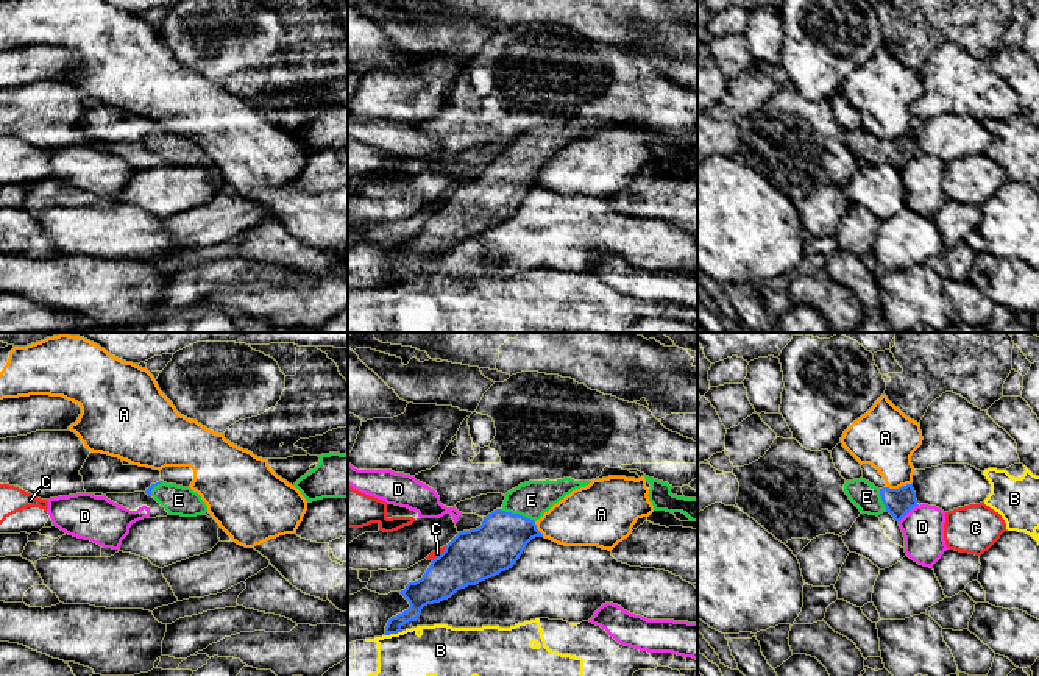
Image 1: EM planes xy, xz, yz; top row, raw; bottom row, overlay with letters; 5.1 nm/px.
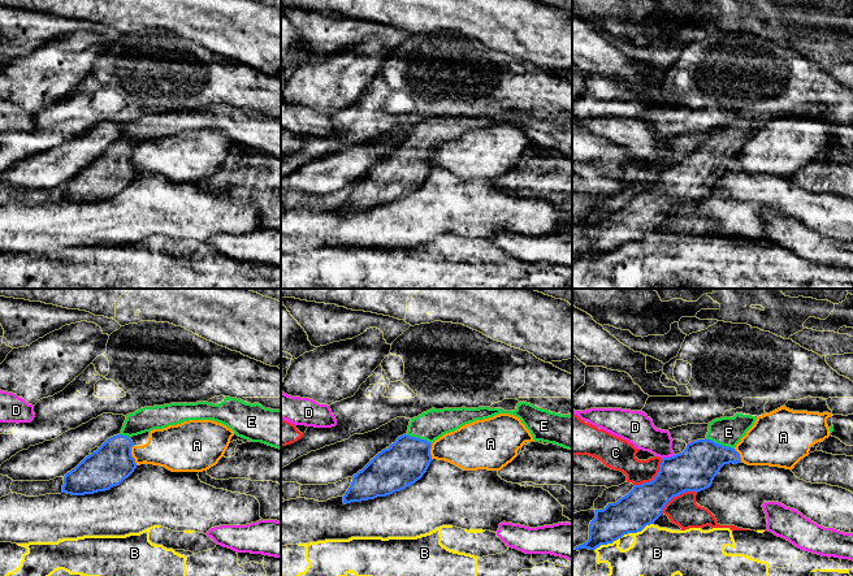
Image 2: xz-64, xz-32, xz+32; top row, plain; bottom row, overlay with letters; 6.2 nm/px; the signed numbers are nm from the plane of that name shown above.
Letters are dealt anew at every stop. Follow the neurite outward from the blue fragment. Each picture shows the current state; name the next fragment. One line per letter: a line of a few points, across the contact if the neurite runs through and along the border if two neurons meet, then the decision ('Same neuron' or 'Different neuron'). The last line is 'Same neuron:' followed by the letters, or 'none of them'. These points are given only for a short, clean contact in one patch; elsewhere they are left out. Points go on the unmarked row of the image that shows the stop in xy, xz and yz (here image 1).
A: Line: yz (910, 133), (900, 138), (886, 138). Different neuron
B: Different neuron
C: Different neuron
D: Line: yz (918, 155), (899, 172). Different neuron
E: Line: xz (493, 197), (515, 174), (518, 164), (531, 150). Same neuron
Same neuron: E

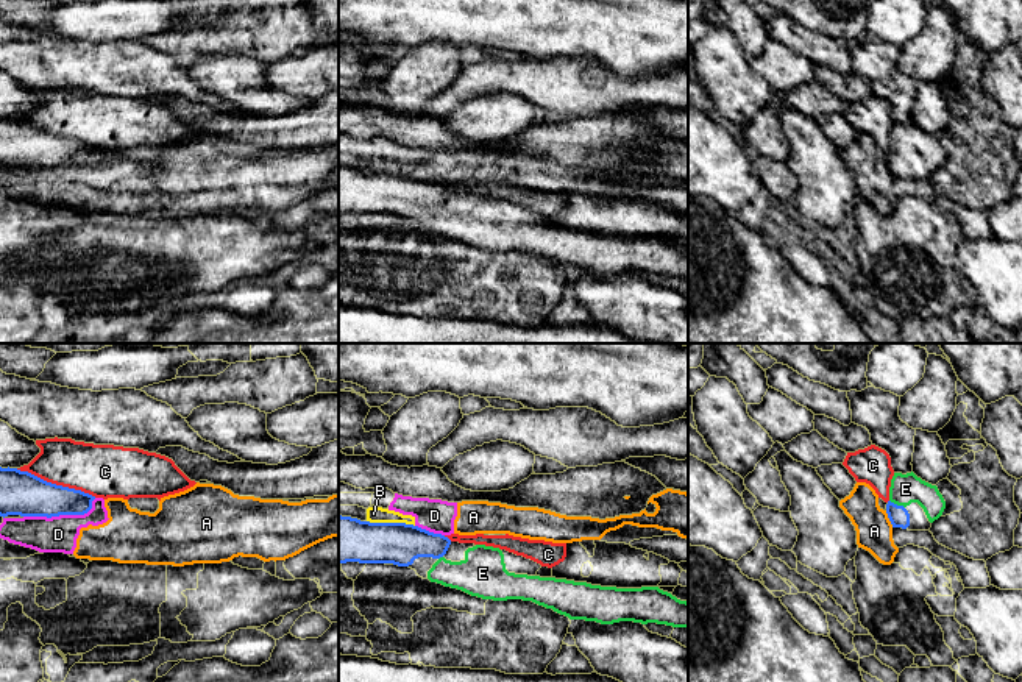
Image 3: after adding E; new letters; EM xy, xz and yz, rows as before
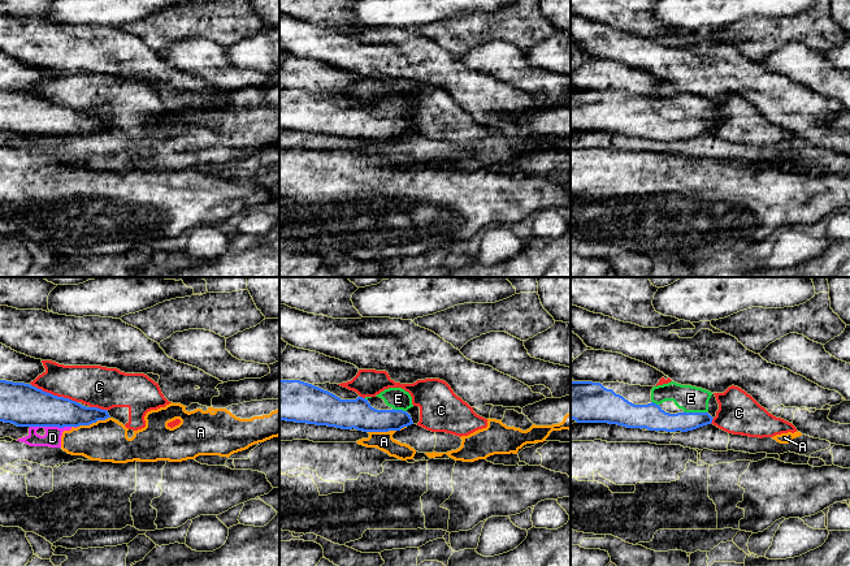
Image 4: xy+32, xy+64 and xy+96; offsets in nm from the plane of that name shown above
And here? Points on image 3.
A: Line: yz (885, 161), (893, 177). Different neuron
B: Line: xz (367, 170), (404, 172), (414, 177). Different neuron
C: Different neuron
D: Line: xy (95, 149), (92, 156), (83, 164), (24, 167). Different neuron
E: Same neuron
Same neuron: E

